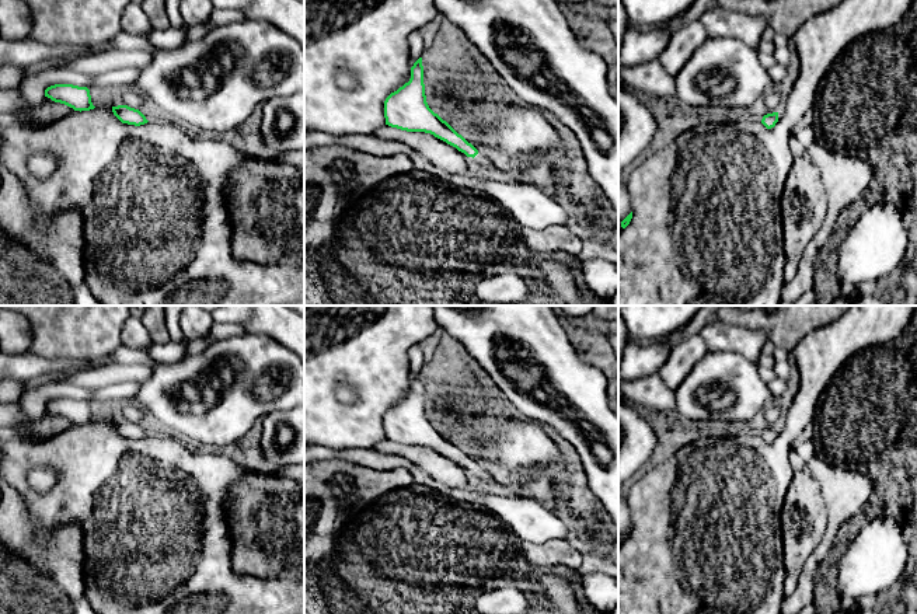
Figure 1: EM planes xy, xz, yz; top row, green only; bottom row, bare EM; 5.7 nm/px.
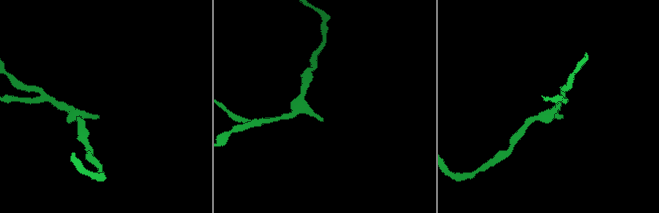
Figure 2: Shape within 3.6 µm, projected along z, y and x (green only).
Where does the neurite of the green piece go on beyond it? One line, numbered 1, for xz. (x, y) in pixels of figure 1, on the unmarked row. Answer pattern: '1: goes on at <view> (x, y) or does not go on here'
1: does not go on here

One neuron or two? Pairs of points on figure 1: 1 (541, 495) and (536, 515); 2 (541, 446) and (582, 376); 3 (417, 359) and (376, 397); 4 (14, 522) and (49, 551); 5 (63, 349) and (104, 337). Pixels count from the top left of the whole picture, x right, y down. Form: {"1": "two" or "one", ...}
{"1": "two", "2": "two", "3": "two", "4": "one", "5": "one"}

